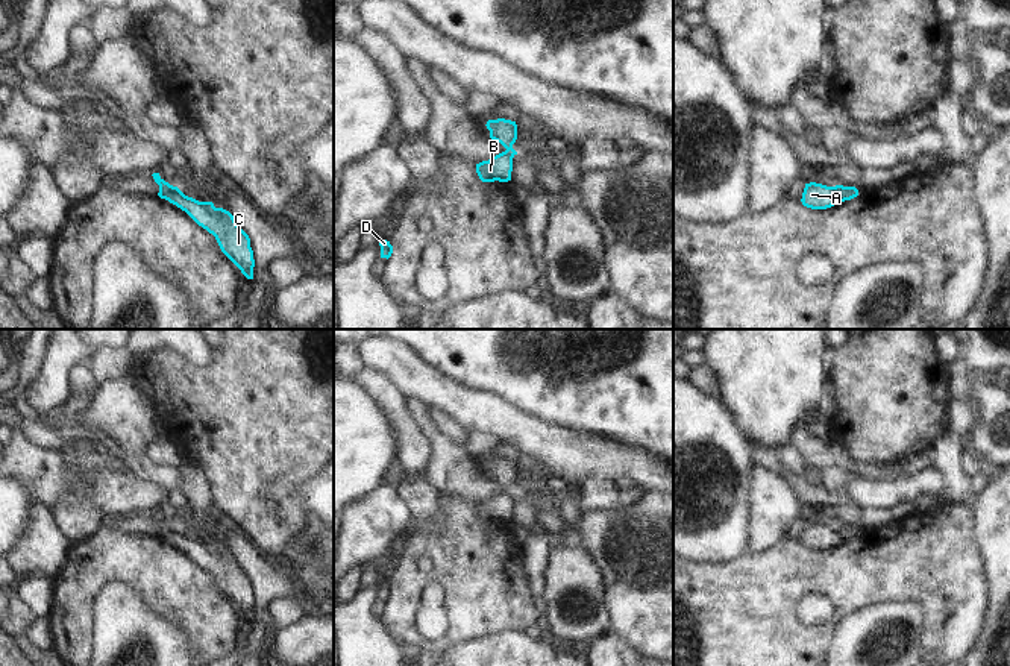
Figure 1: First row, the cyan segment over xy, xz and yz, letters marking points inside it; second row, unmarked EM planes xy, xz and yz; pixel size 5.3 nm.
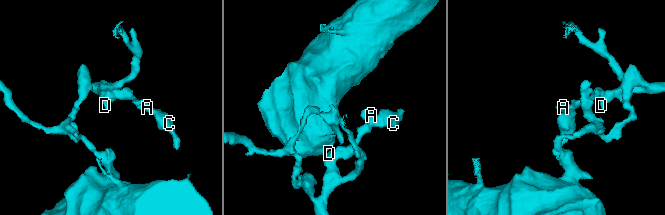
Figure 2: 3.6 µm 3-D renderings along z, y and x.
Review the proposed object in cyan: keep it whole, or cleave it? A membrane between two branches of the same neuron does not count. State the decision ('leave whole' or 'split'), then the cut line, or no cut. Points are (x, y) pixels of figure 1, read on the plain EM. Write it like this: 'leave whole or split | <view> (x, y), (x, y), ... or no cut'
split | yz (836, 525), (845, 539)

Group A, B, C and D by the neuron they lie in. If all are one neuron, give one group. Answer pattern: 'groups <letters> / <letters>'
groups A C / B D

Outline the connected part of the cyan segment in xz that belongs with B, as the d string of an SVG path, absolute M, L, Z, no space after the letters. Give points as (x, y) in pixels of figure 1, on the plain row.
M502 492L488 501L476 504L476 513L482 522L508 522L511 520L513 511L513 498L511 492Z

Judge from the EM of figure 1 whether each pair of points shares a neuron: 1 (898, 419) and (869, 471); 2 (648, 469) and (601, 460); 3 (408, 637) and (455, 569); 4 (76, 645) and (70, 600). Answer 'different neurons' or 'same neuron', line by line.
1: different neurons
2: same neuron
3: same neuron
4: same neuron

